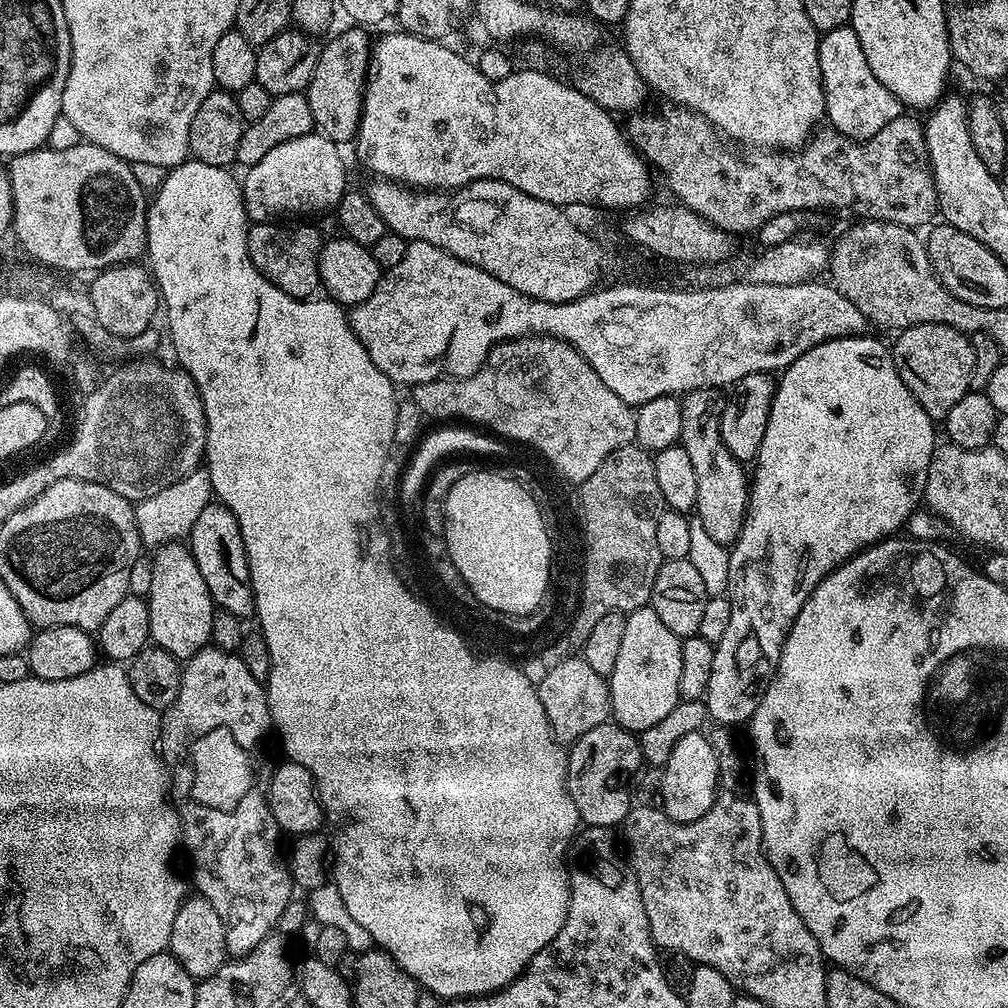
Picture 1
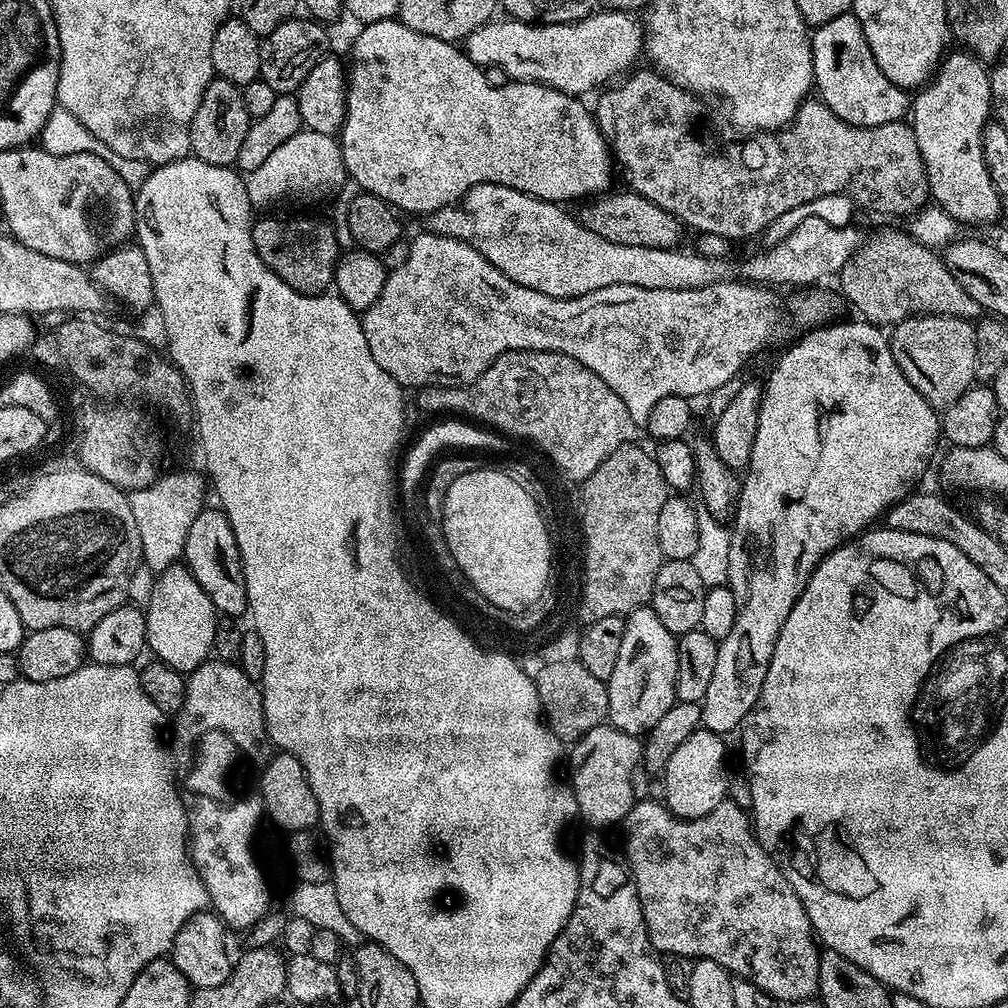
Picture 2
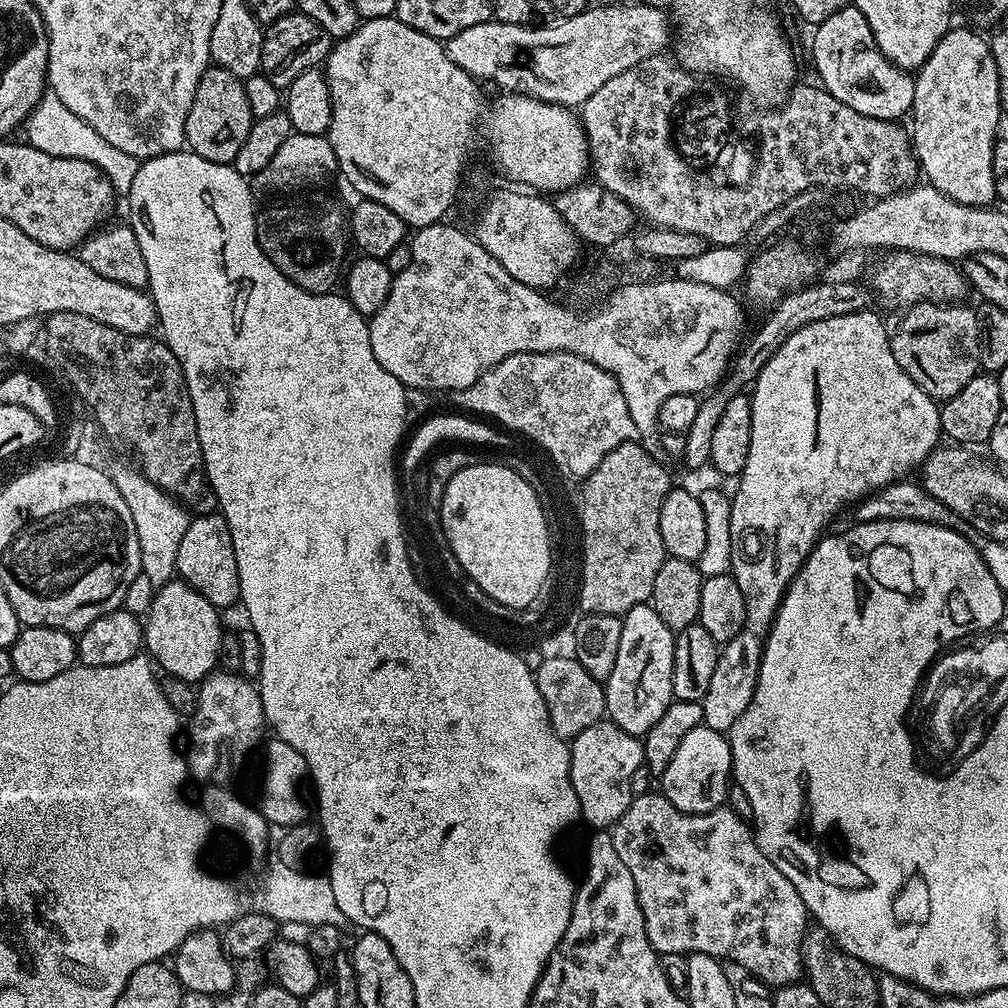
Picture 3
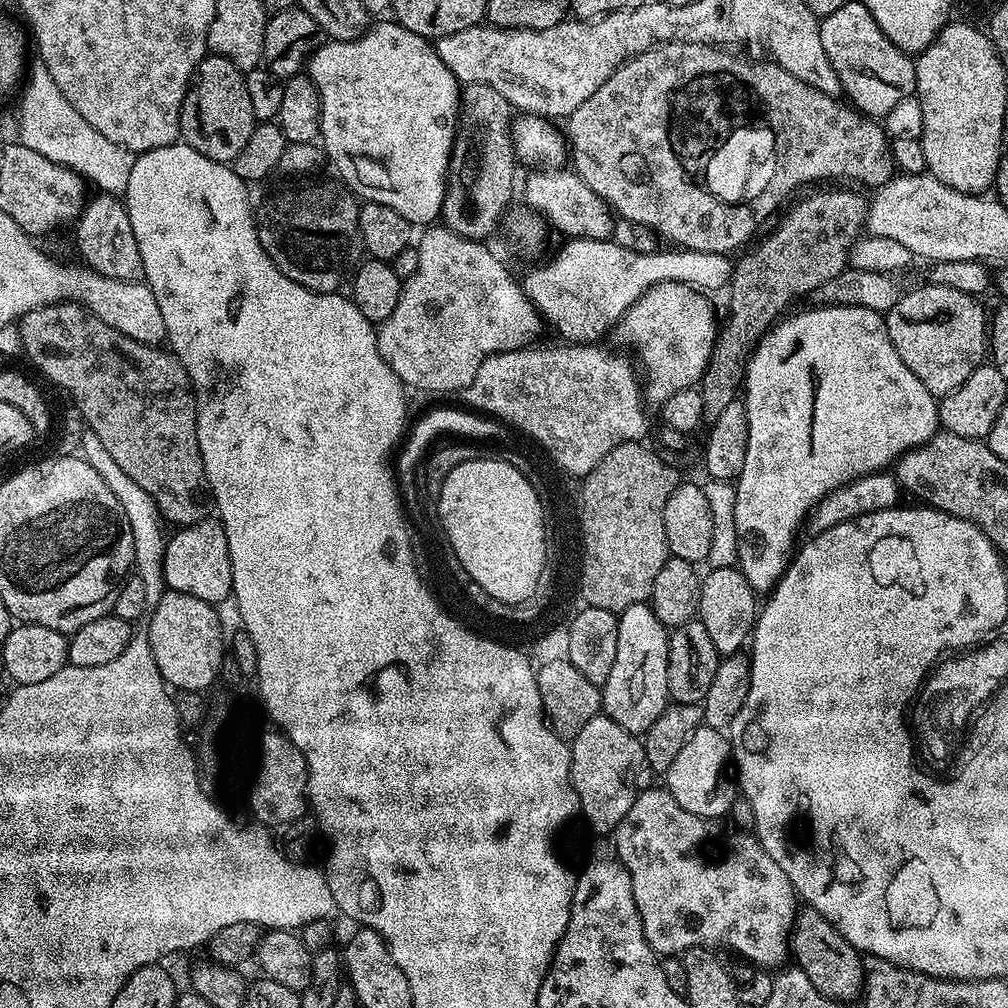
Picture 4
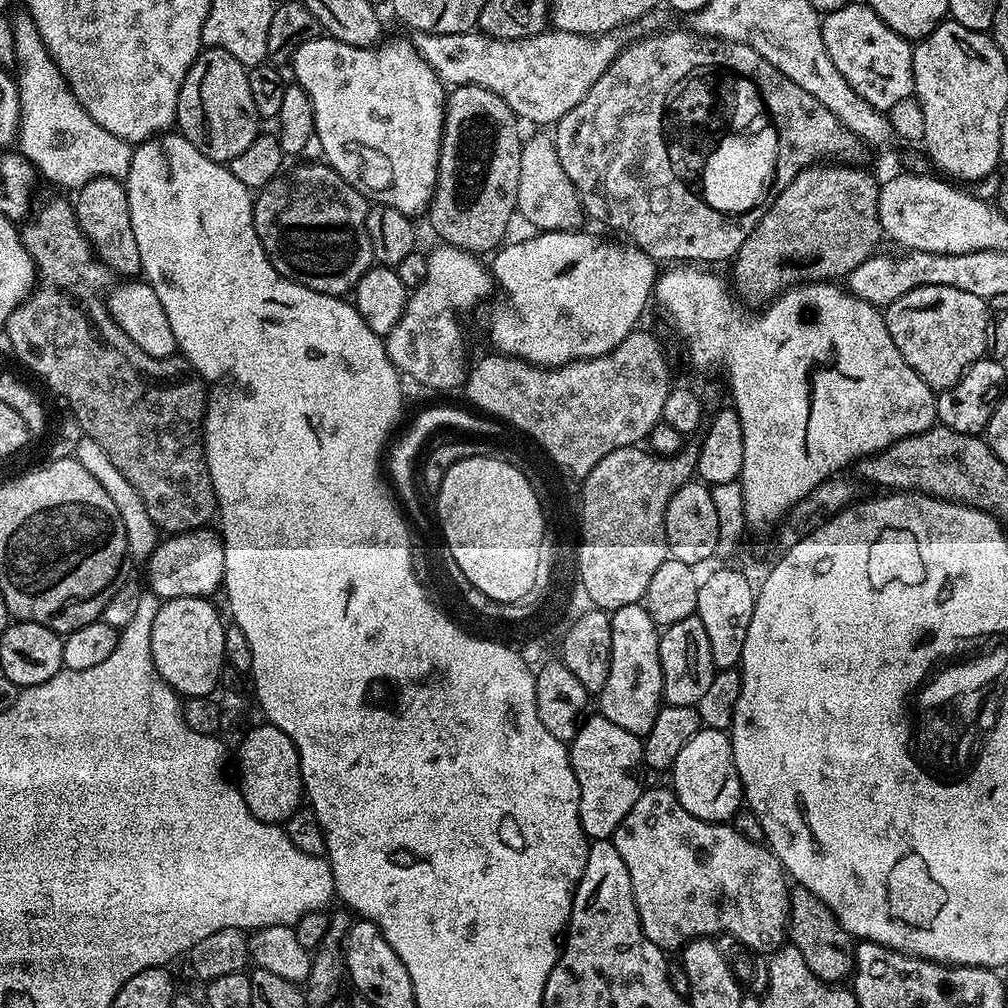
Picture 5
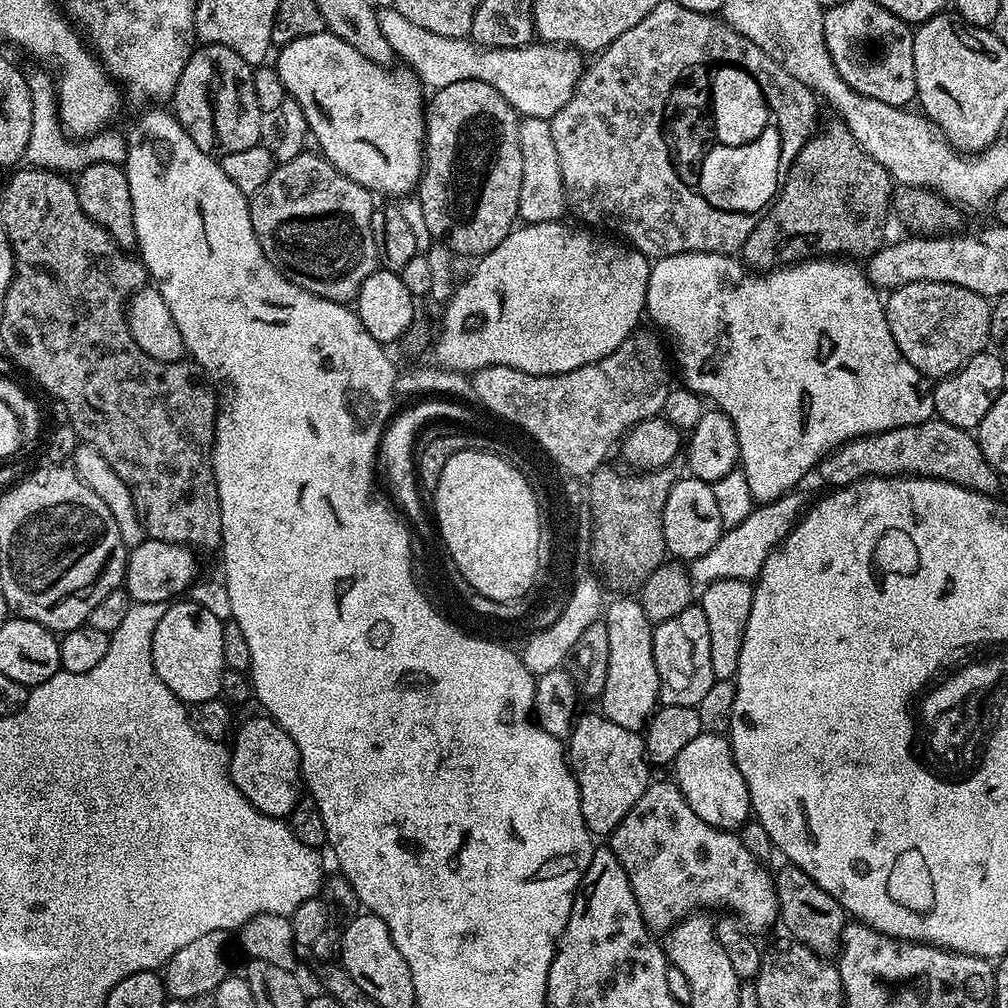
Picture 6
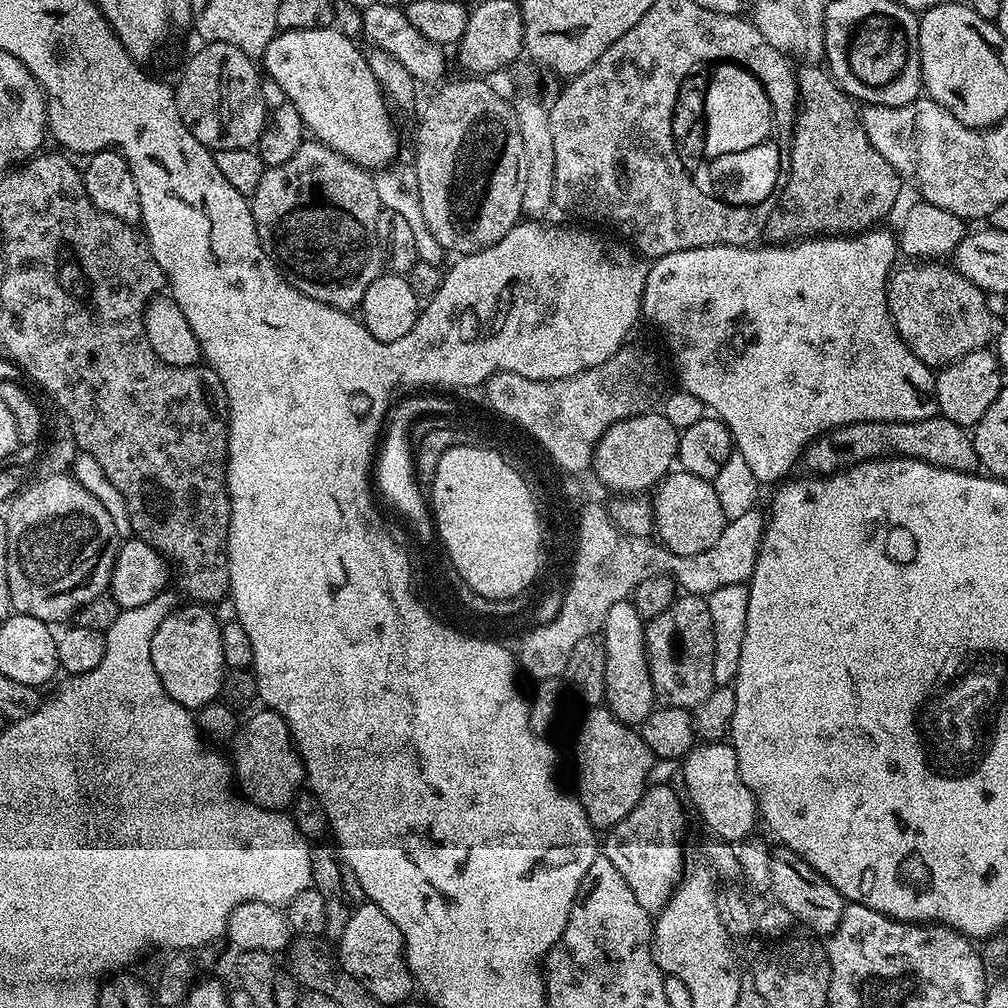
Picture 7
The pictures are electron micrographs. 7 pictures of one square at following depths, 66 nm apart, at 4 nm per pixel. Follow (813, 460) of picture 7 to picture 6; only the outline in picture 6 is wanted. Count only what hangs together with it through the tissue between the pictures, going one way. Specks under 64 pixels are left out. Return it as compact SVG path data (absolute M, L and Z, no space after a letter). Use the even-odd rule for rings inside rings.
M939 418L847 440L820 461L819 472L832 488L844 488L866 476L899 475L933 476L936 480L945 480L985 494L995 493L995 488L1002 483L1000 473L993 470L990 462L986 462L975 435L967 428L950 426L950 422Z

